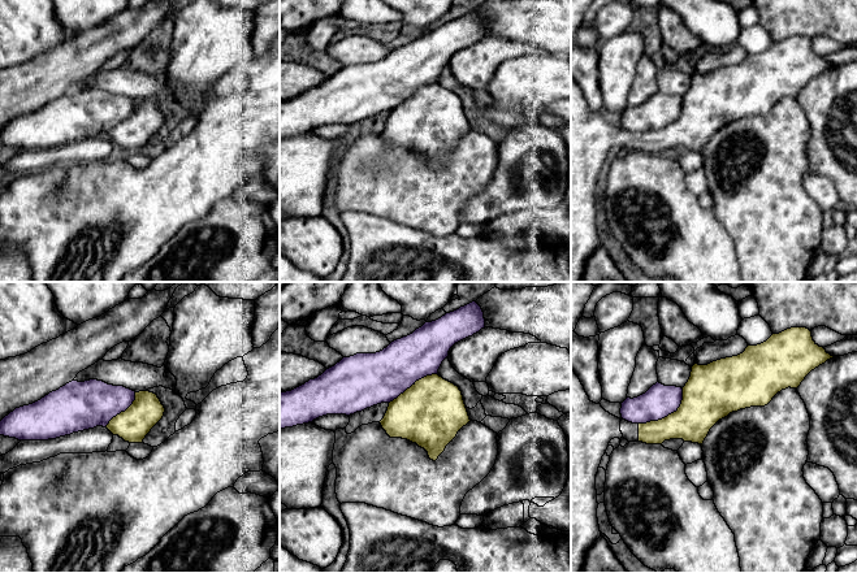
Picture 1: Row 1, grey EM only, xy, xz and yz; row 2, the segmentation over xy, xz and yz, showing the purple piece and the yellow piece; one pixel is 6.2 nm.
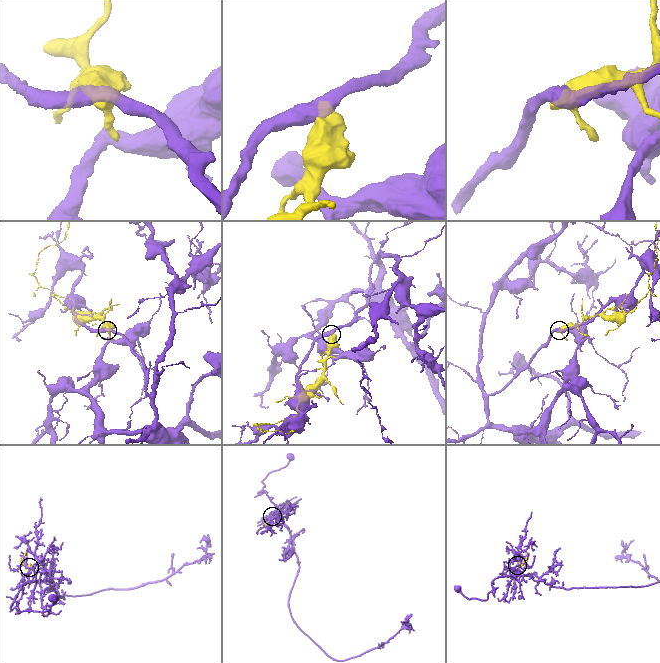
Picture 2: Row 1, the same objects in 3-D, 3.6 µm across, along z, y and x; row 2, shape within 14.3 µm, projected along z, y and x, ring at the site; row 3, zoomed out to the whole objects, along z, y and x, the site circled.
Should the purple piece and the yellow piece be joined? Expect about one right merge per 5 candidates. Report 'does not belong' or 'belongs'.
does not belong

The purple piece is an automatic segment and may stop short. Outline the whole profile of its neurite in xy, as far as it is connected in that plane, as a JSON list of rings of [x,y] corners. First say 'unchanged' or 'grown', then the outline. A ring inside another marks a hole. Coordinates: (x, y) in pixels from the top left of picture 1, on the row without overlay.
unchanged; [[[72,90],[40,109],[16,117],[0,130],[0,144],[48,149],[105,136],[135,109],[135,100],[103,90]]]

